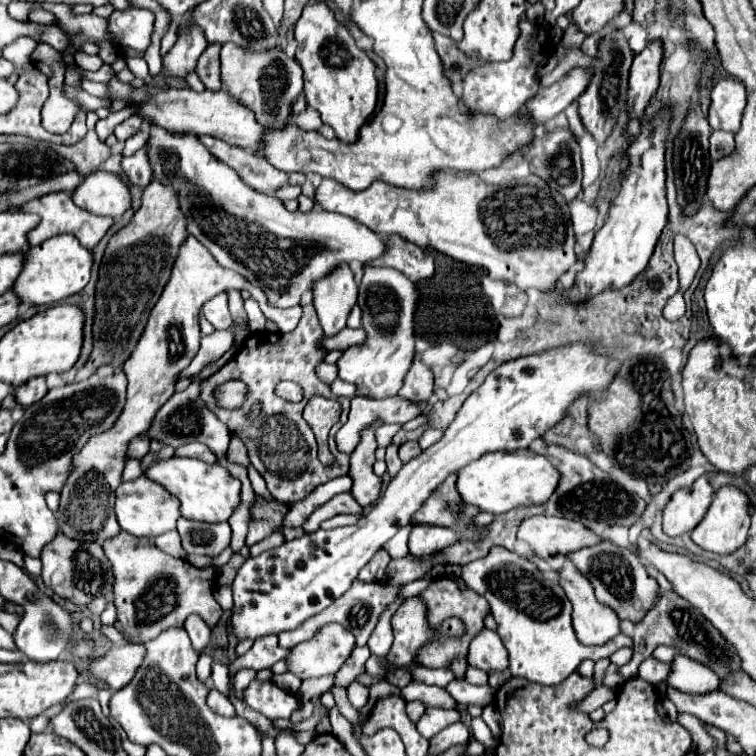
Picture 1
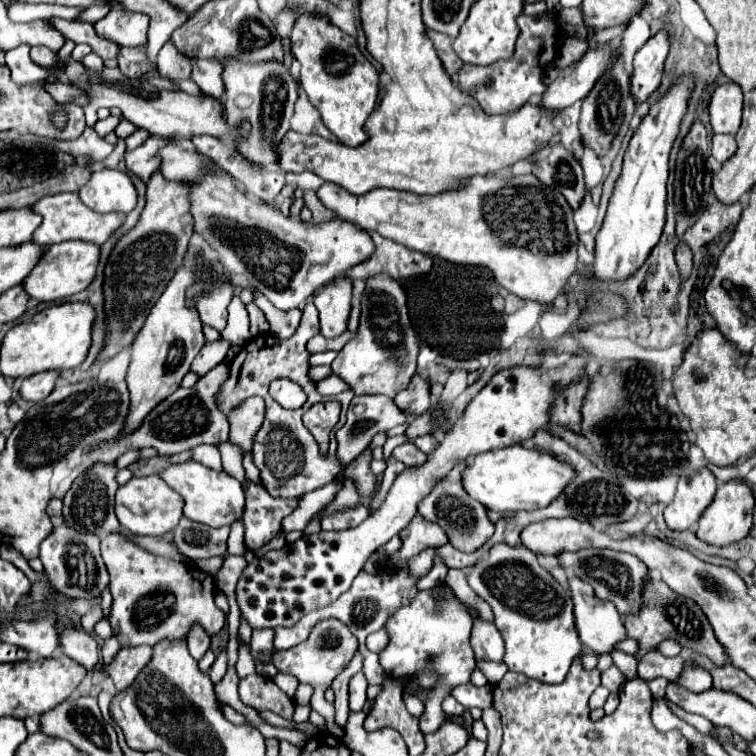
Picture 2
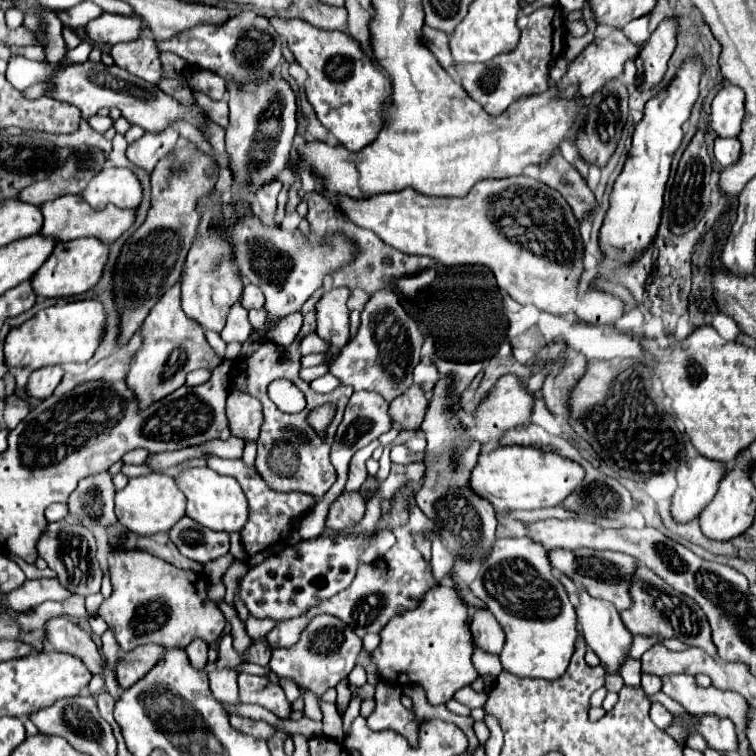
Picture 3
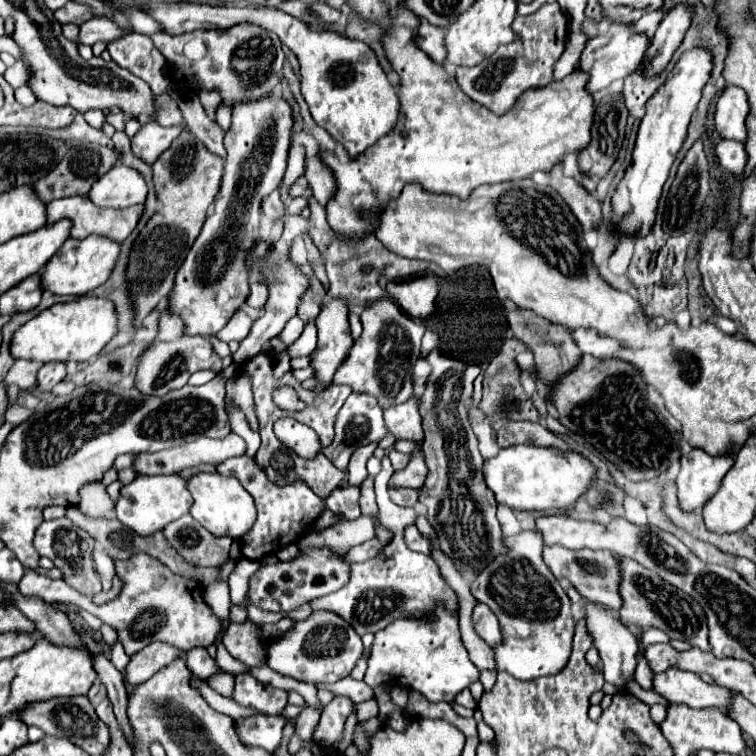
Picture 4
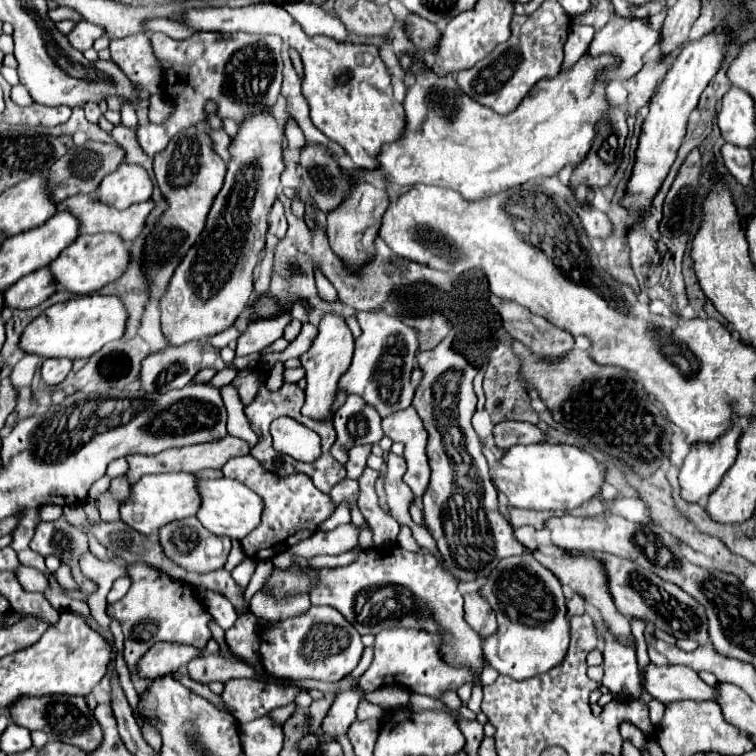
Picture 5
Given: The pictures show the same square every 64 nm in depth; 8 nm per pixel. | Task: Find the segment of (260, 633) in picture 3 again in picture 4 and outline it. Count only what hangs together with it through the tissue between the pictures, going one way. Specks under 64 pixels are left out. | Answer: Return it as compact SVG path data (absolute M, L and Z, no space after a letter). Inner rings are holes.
M252 604L248 606L248 622L252 622L254 626L258 626L258 628L262 628L262 626L266 626L266 624L276 624L280 618L284 618L286 614L274 614L274 612L264 612L264 610L260 610L260 608L254 608Z

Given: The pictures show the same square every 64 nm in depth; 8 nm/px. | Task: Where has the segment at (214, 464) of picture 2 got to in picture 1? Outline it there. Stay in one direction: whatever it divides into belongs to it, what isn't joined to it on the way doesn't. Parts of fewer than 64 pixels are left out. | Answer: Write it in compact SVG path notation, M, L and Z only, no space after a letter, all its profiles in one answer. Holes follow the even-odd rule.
M194 442L194 444L184 444L182 448L176 448L176 456L190 456L190 458L198 458L198 460L204 460L208 464L214 464L216 462L216 456L200 442Z

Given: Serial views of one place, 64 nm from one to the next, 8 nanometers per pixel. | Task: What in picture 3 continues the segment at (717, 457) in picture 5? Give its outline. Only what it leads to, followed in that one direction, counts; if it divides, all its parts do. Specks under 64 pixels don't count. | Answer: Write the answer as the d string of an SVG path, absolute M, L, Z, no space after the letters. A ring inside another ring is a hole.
M704 456L688 458L676 472L678 490L674 492L670 514L674 522L690 522L712 502L718 482L724 474L724 464L706 460Z

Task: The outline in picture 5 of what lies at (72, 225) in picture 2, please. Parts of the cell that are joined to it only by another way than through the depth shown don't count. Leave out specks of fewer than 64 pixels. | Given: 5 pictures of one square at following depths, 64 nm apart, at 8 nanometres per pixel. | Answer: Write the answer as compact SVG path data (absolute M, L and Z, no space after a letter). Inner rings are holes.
M78 194L78 196L70 196L70 200L62 200L56 204L56 212L68 210L70 214L76 216L80 234L114 232L122 236L124 242L130 242L138 236L152 208L154 204L148 200L148 202L132 204L126 210L116 210L112 206L98 202L96 194Z

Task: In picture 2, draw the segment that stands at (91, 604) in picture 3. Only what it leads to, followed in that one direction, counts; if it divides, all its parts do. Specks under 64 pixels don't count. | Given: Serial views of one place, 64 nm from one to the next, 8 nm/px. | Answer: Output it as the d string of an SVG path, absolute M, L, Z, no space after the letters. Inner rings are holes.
M98 606L98 608L94 608L94 610L90 610L90 612L86 612L86 614L82 616L82 628L84 628L86 632L92 632L92 630L94 630L94 624L96 624L100 618L102 618L102 610L100 610L100 606Z

